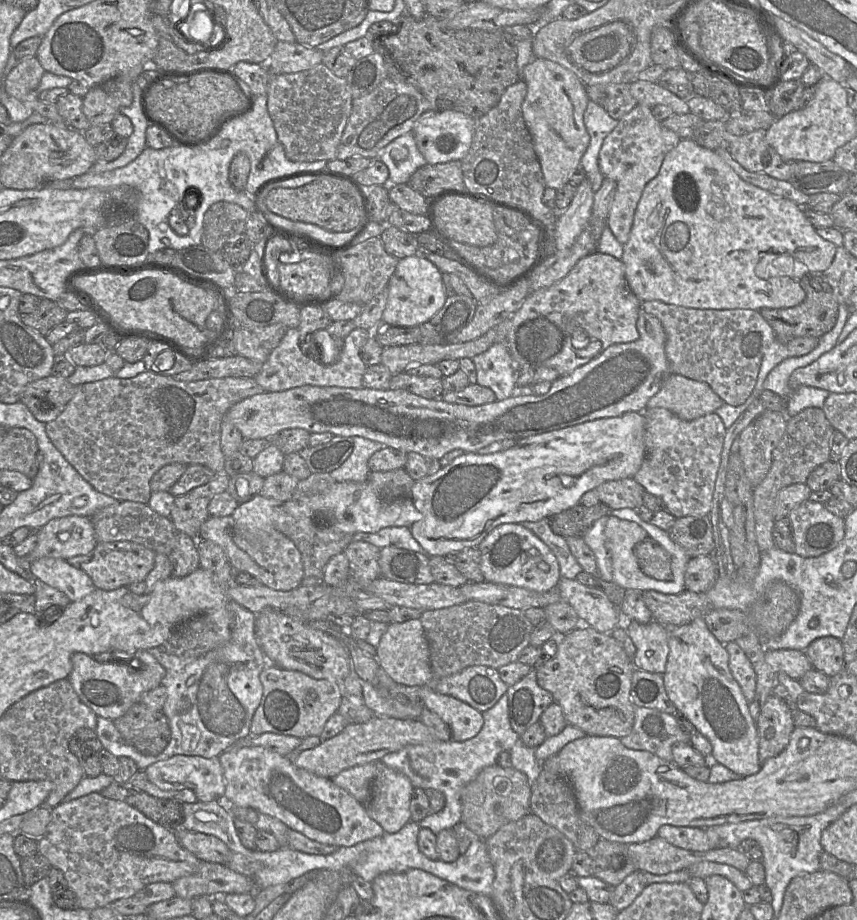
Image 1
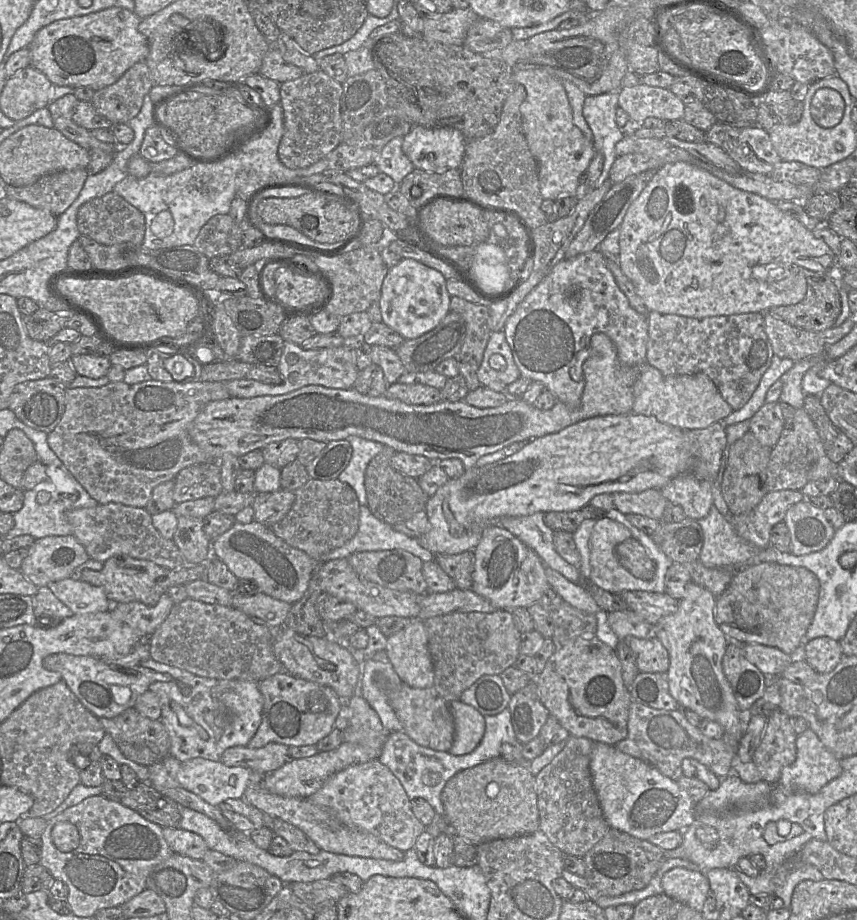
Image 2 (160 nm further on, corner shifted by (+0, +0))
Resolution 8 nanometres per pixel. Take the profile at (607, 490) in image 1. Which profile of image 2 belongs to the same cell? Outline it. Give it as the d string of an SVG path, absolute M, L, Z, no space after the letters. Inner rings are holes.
M647 489L638 493L617 492L612 494L614 507L624 515L639 514L661 520L668 500L659 489Z

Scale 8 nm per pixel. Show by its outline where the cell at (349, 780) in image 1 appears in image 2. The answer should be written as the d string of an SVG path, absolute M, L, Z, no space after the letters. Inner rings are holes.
M378 759L353 764L337 772L307 799L328 810L344 825L369 832L403 852L415 848L418 836L426 830L414 815L410 799L398 778Z

